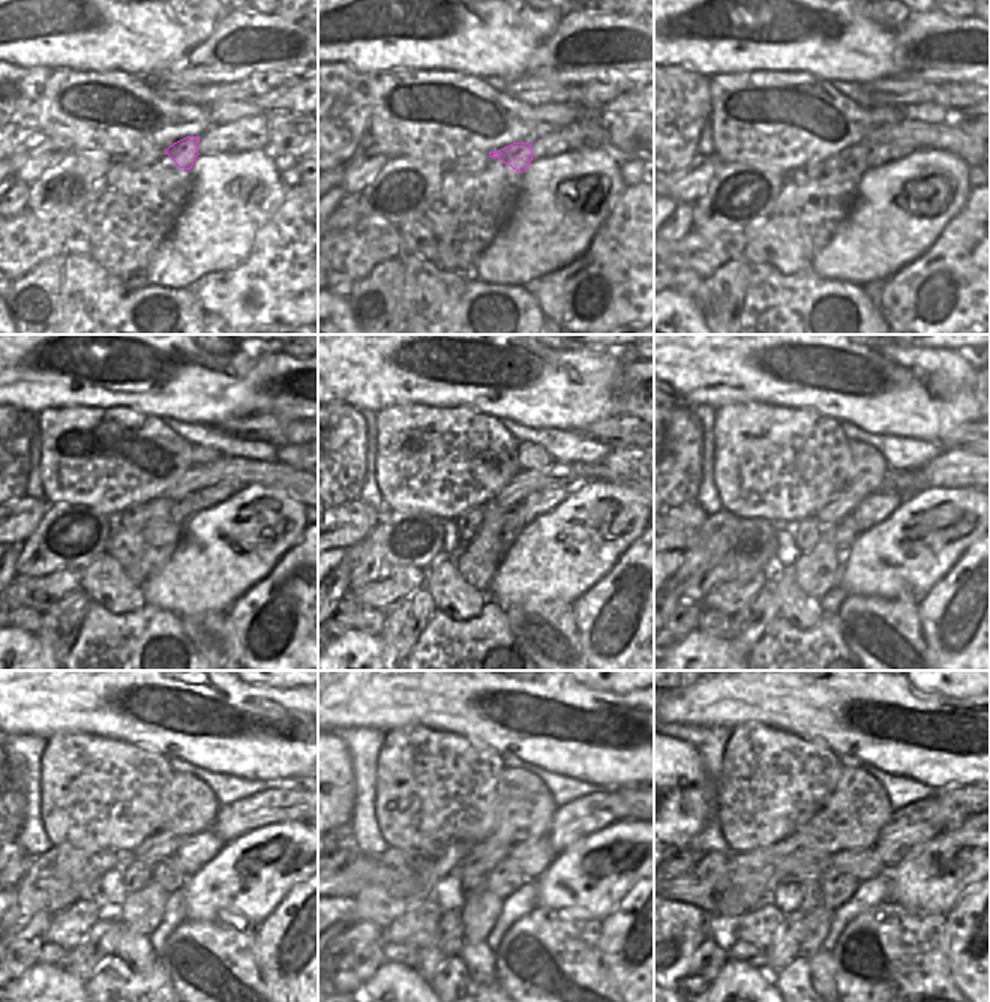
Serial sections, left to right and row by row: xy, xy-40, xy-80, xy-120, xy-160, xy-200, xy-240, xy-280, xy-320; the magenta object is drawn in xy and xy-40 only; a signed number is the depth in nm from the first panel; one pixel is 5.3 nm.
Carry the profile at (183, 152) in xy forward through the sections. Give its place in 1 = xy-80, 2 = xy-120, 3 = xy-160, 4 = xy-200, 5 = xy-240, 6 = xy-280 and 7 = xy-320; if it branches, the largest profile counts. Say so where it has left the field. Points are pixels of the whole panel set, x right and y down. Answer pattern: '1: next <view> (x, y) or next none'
1: next xy-80 (852, 159)
2: next xy-120 (182, 510)
3: next xy-160 (512, 522)
4: next xy-200 (845, 533)
5: next xy-240 (168, 875)
6: next xy-280 (504, 879)
7: next xy-320 (837, 887)

